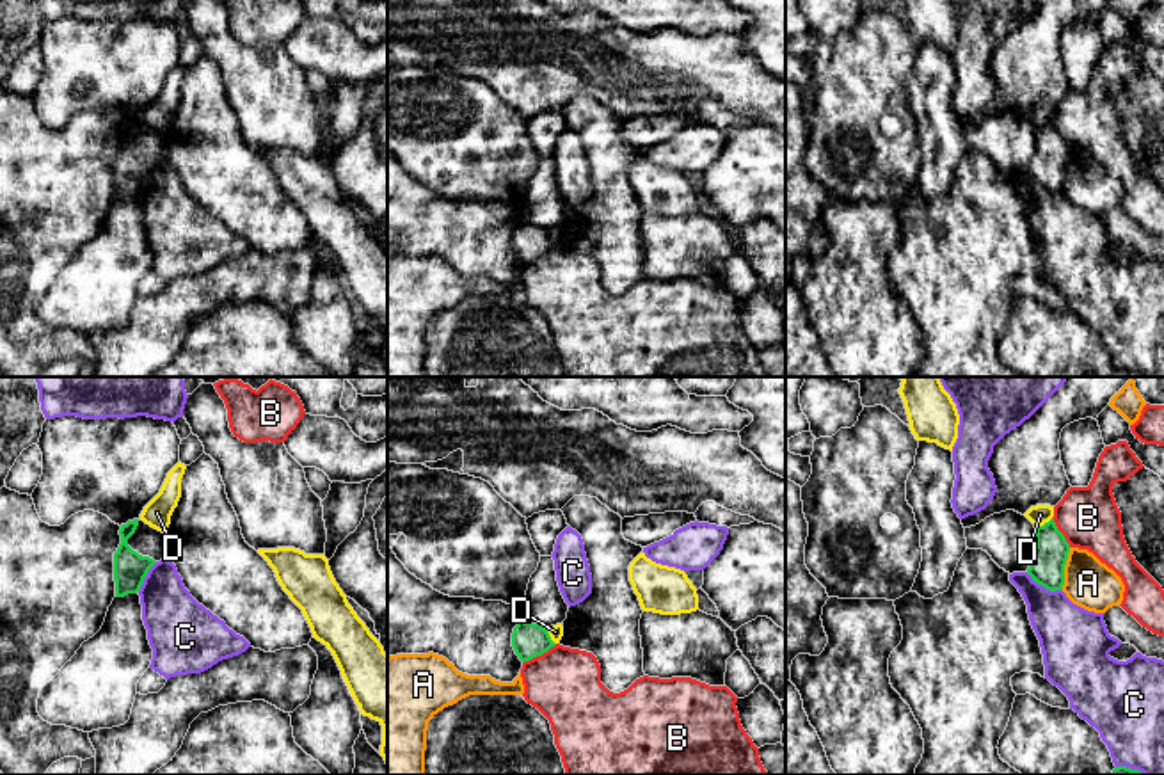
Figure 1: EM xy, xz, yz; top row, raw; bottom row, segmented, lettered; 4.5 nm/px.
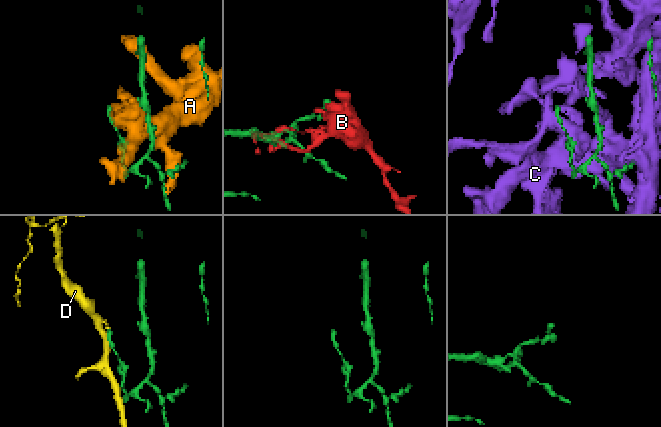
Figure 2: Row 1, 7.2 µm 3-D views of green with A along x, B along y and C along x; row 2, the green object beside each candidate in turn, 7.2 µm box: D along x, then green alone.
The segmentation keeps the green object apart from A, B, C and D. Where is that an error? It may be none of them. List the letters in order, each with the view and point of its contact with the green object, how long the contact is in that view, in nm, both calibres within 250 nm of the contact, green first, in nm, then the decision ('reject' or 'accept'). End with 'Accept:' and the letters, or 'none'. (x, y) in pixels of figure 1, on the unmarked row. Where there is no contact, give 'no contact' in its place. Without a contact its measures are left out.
A: yz (1063, 171) | 200 nm | 160/220 nm | reject
B: xz (539, 256) | 180 nm | 160/320 nm | reject
C: yz (1044, 187) | 190 nm | 160/260 nm | reject
D: yz (1044, 127) | 90 nm | 160/90 nm | reject
Accept: none

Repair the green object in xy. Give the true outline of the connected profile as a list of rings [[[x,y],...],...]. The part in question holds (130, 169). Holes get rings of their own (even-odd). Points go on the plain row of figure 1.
[[[139,121],[121,126],[121,146],[114,155],[114,183],[116,199],[137,196],[147,178],[149,171],[156,165],[149,158],[142,158],[128,148],[128,140],[135,135]]]

